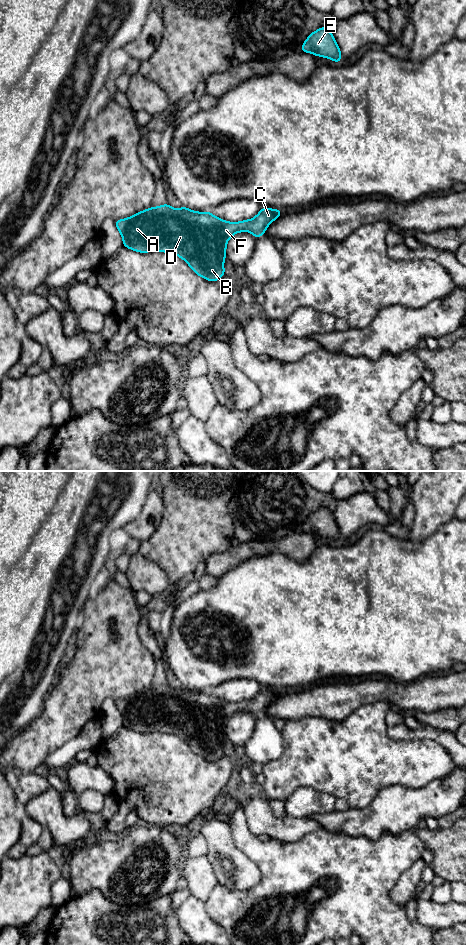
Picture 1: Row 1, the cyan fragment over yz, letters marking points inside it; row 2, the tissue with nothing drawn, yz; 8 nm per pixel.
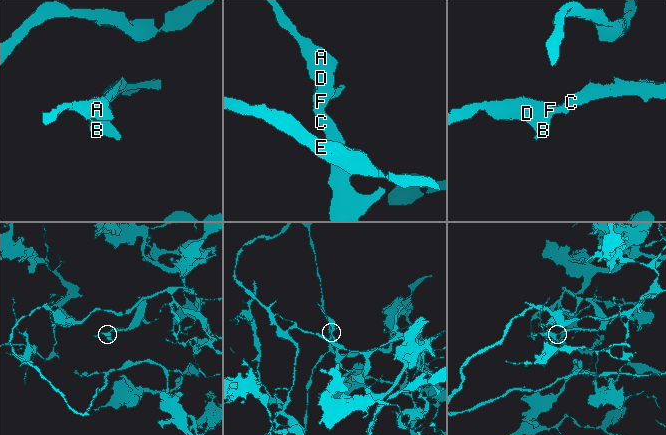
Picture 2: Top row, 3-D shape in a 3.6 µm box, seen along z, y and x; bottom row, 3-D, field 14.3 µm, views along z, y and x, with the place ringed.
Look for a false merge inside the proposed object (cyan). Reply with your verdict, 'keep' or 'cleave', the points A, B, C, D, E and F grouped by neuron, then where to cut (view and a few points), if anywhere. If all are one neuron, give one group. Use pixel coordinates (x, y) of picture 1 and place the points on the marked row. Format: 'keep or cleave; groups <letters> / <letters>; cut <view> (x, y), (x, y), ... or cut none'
keep; groups A B C D E F; cut none

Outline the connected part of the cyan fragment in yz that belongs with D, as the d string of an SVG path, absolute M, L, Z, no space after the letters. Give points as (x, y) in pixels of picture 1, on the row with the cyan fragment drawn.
M168 204L138 212L115 221L123 246L140 253L160 251L175 254L208 281L223 275L228 240L238 232L250 232L257 239L282 211L261 208L252 219L227 222L209 211L175 209Z

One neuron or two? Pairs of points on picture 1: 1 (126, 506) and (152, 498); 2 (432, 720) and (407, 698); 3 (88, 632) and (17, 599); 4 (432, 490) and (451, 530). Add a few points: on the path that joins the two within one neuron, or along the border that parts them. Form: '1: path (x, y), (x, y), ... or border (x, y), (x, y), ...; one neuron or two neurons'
1: border (154, 486), (149, 491), (140, 514), (132, 520); two neurons
2: border (443, 708), (432, 711), (414, 710), (412, 712); two neurons
3: border (84, 605), (81, 611), (79, 628), (75, 634); two neurons
4: border (454, 516), (443, 523), (429, 537); two neurons

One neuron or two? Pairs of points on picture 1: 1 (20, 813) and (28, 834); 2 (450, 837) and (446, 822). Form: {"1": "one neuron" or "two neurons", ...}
{"1": "one neuron", "2": "two neurons"}

